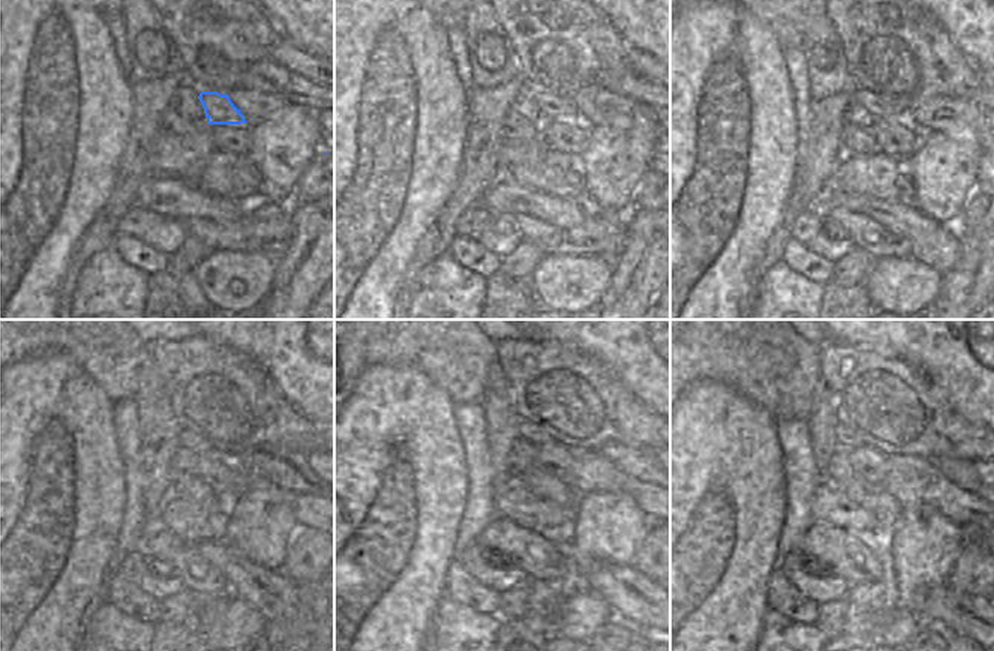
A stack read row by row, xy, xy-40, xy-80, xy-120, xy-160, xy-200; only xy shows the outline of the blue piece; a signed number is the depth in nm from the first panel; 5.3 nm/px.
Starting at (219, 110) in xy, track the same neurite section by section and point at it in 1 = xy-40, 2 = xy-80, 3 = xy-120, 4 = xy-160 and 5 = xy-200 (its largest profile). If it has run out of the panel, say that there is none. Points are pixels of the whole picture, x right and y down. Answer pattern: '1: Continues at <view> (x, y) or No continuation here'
1: Continues at xy-40 (552, 107)
2: Continues at xy-80 (873, 104)
3: Continues at xy-120 (198, 443)
4: Continues at xy-160 (535, 441)
5: Continues at xy-200 (844, 435).

